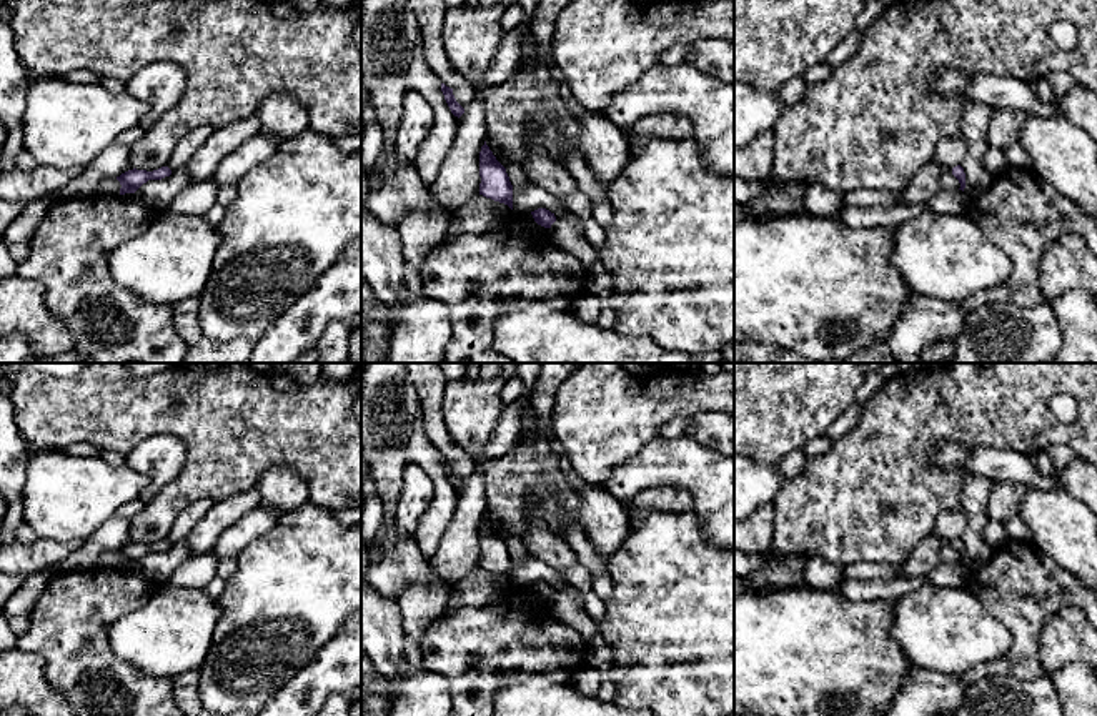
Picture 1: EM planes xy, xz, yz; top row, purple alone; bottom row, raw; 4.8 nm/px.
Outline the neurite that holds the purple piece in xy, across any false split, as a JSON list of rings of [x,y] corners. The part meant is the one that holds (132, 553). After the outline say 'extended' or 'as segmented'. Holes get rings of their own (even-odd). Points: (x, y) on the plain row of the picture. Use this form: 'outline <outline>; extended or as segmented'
outline [[[161,539],[153,544],[137,543],[137,541],[128,543],[128,544],[122,546],[120,549],[117,549],[117,553],[122,558],[120,568],[135,566],[148,553],[161,553],[170,548],[171,548],[171,543],[168,539]]]; as segmented

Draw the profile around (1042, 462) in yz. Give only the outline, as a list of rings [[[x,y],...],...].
[[[1045,450],[1032,455],[1032,461],[1040,475],[1060,483],[1059,473],[1055,471],[1055,466]]]

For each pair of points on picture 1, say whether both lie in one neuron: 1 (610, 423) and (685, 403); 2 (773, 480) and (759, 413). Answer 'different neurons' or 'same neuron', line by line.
1: same neuron
2: different neurons

